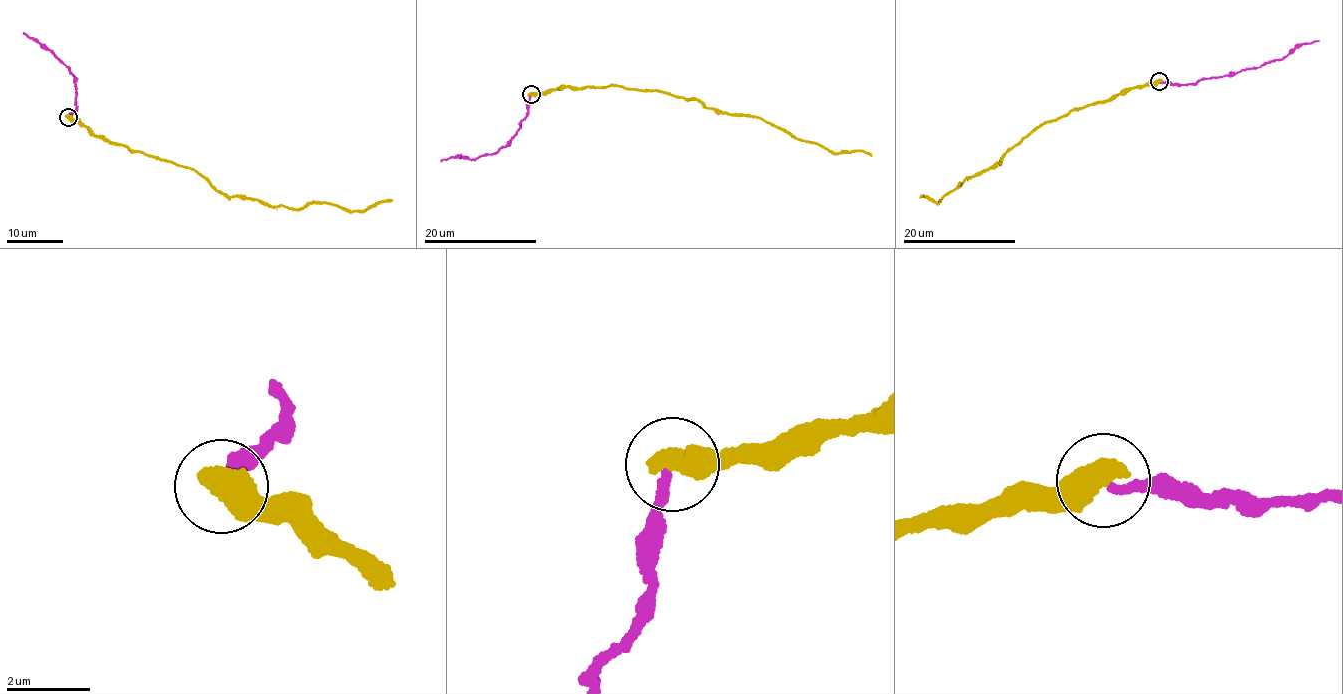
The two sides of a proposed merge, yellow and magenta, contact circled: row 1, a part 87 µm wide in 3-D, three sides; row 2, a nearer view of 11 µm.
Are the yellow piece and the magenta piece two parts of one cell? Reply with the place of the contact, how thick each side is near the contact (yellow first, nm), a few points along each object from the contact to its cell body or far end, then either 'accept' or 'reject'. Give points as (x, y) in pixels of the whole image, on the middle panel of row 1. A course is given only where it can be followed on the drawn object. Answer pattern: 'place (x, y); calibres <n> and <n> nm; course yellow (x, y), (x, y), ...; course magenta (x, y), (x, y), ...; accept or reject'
place (531, 94); calibres 700 and 200 nm; course yellow (531, 94), (612, 85), (695, 98), (724, 112), (757, 117), (832, 150), (871, 156); course magenta (530, 96), (527, 116), (521, 121), (517, 134), (495, 153), (474, 158), (450, 156), (441, 162); reject

